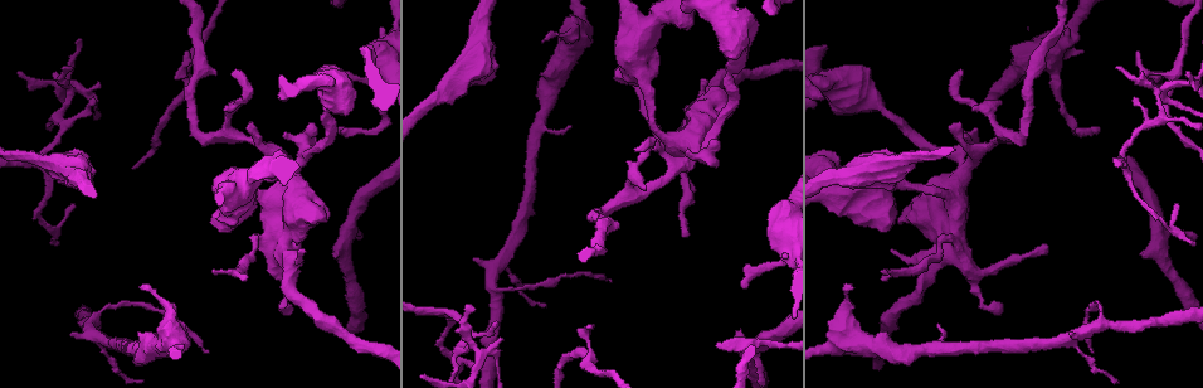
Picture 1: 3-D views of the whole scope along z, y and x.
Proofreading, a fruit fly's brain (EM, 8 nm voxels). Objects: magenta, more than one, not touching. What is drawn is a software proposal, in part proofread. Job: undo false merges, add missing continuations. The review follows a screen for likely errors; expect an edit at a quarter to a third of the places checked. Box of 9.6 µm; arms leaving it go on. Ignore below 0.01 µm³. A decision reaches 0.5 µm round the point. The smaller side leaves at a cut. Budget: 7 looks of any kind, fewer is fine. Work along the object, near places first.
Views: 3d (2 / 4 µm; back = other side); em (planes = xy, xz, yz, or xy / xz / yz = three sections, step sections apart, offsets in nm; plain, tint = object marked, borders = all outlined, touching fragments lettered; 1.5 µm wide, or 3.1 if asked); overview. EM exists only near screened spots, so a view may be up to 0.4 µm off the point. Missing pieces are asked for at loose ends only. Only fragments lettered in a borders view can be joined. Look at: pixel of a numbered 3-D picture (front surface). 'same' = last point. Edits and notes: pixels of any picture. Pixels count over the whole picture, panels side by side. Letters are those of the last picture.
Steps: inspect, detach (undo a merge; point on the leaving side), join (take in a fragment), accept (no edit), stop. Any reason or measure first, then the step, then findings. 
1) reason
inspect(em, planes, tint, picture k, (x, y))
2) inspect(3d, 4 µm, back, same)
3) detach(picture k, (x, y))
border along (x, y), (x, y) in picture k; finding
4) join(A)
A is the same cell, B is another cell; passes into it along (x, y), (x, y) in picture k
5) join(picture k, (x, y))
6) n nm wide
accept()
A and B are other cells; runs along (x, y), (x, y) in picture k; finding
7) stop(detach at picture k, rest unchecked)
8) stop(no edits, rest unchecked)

a fork
inspect(3d, 4 µm, picture 1, (443, 313))

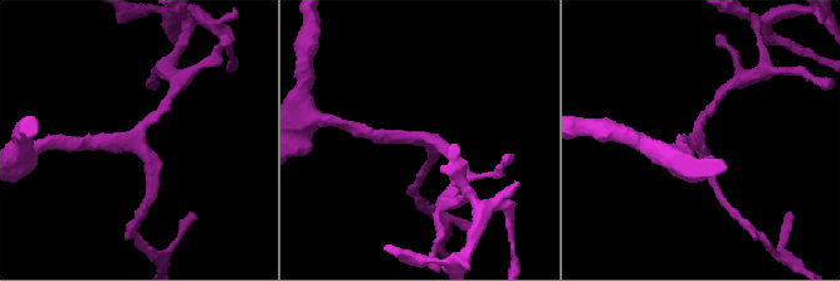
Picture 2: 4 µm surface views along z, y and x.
3 arms; now the EM
inspect(em, planes, borders, picture 2, (700, 132))

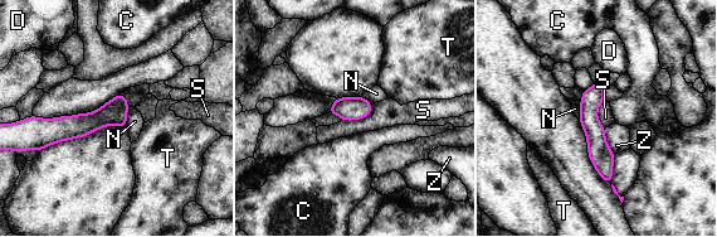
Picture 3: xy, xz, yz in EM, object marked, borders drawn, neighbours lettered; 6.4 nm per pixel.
S touches over 220 nm
accept()
C, D, N, S, T and Z are other cells; border along (372, 105), (366, 116), (342, 120) in picture 3; continuous, no second neuron

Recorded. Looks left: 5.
four or more arms meet
inspect(3d, 4 µm, back, picture 1, (477, 351))

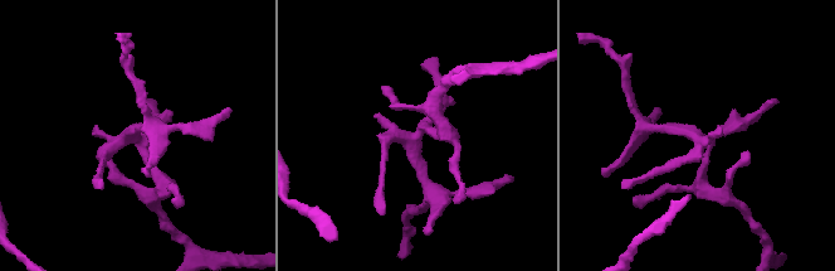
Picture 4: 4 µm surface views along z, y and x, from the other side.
inspect(em, xy, step 4, tint, picture 4, (135, 136))

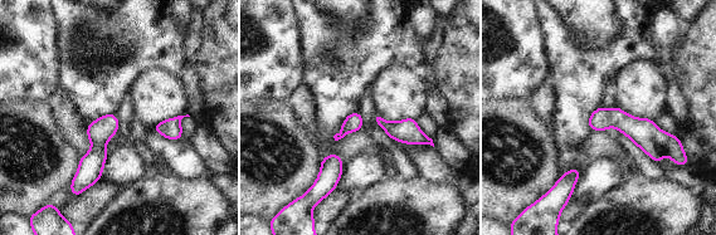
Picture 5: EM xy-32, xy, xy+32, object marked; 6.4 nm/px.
inspect(em, xy, step 4, borders, same)

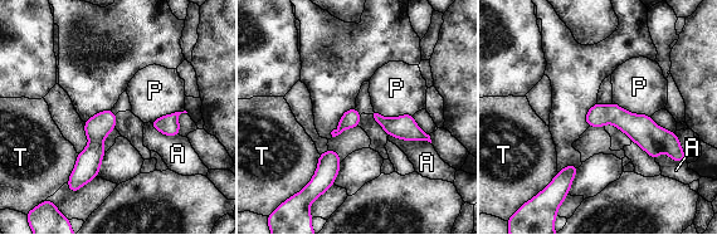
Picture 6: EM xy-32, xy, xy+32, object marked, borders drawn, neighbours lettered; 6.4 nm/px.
accept()
A, P and T are other cells; all the same neuron

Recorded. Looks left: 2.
free end
inspect(em, planes, borders, picture 1, (1155, 77))

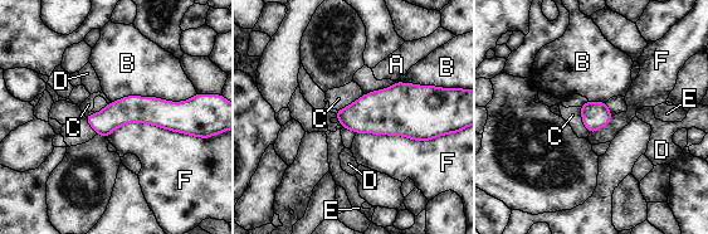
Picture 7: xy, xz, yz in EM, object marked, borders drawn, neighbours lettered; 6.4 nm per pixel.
accept()
A, B, C, D, E and F are other cells; runs along (210, 110), (88, 117) in picture 7; no lettered fragment goes on from it

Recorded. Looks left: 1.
stop(no edits, rest unchecked)

